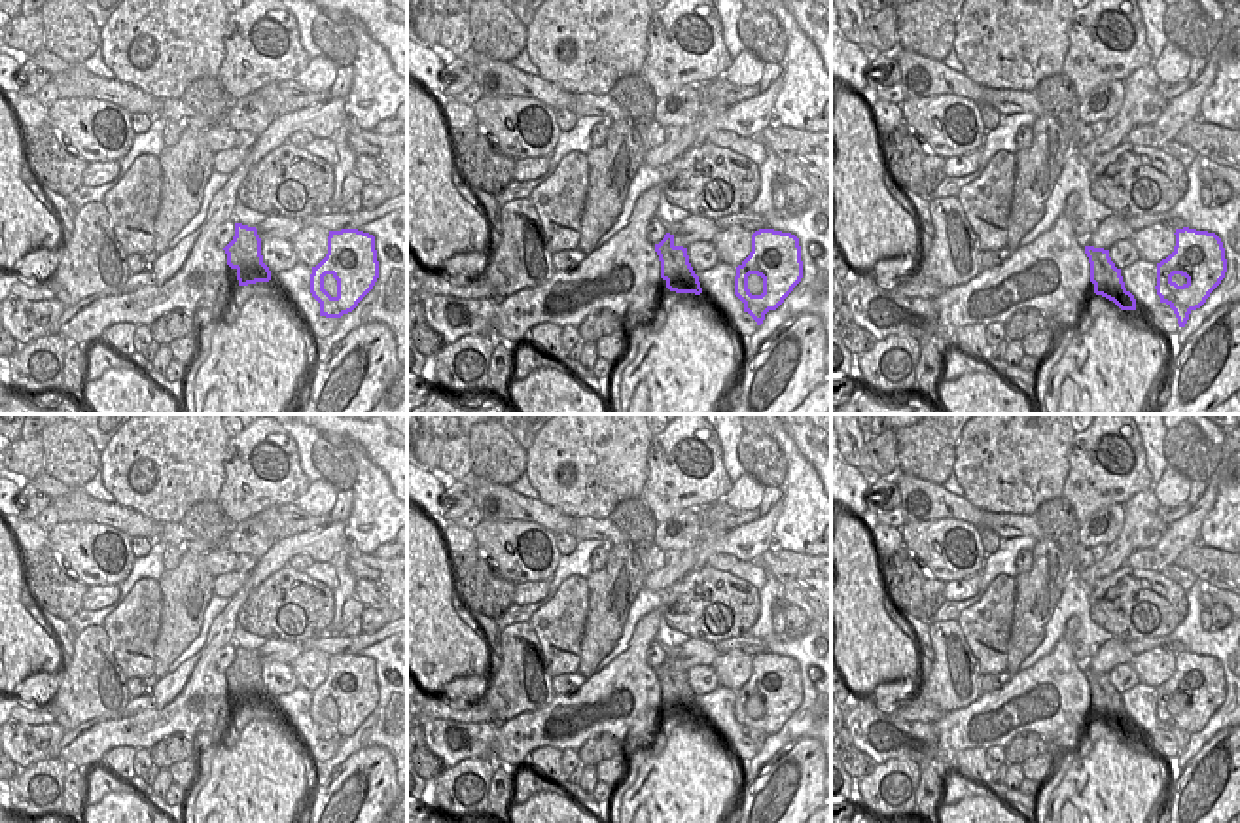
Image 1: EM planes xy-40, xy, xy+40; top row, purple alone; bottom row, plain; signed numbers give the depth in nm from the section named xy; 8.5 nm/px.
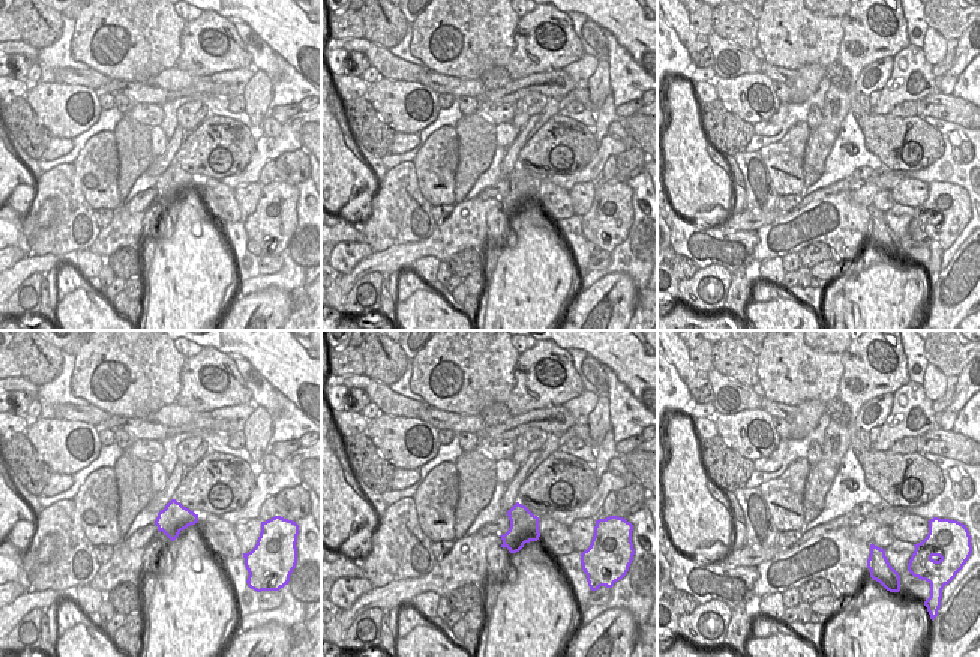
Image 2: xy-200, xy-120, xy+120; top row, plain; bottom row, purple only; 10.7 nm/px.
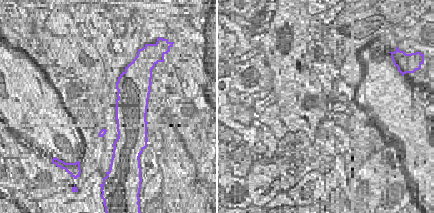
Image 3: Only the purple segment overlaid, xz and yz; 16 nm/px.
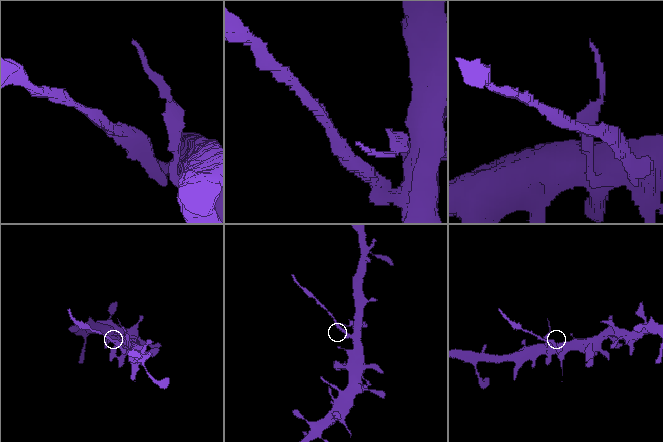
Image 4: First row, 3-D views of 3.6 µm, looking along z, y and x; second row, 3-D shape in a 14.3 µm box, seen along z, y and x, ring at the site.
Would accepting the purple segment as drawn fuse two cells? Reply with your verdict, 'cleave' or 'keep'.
cleave

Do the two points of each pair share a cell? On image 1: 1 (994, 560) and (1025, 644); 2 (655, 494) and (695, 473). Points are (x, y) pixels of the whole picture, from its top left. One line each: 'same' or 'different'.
1: different
2: same

